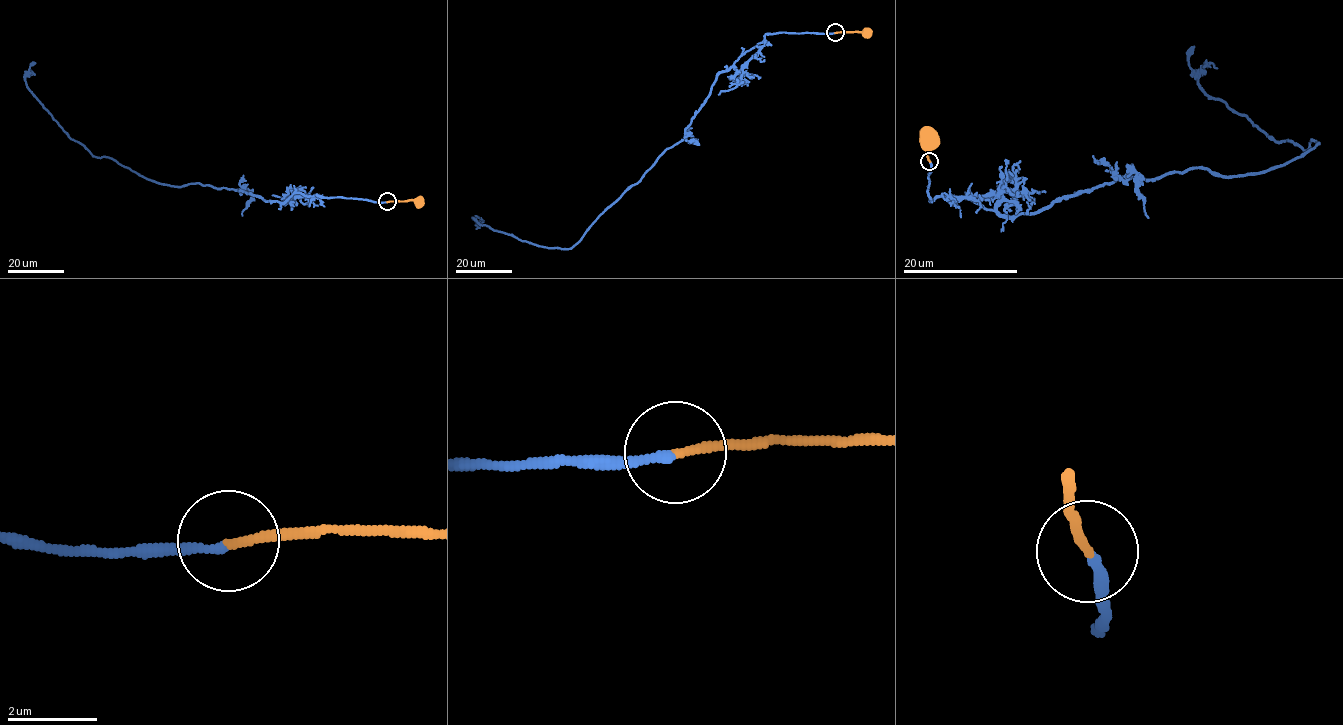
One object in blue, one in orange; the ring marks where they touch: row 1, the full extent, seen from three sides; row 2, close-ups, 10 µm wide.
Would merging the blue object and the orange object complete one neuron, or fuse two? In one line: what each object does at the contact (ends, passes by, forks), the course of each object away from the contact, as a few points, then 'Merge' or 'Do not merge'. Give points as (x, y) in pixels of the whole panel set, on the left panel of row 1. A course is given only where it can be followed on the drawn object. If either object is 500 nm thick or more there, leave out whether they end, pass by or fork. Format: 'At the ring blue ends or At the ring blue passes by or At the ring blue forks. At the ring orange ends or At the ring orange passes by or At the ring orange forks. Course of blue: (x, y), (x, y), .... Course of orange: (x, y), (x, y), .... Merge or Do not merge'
At the ring blue ends. At the ring orange ends. Course of blue: (386, 202), (297, 192), (268, 202), (239, 190), (149, 180), (72, 140), (26, 83), (33, 62). Course of orange: (387, 202), (414, 200), (423, 204). Merge

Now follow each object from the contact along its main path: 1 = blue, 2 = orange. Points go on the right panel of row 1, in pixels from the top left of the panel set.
1: (929, 162), (930, 201), (1008, 217), (1125, 177), (1257, 174), (1319, 145), (1280, 143), (1204, 91), (1193, 46)
2: (929, 161), (925, 138), (930, 140)

